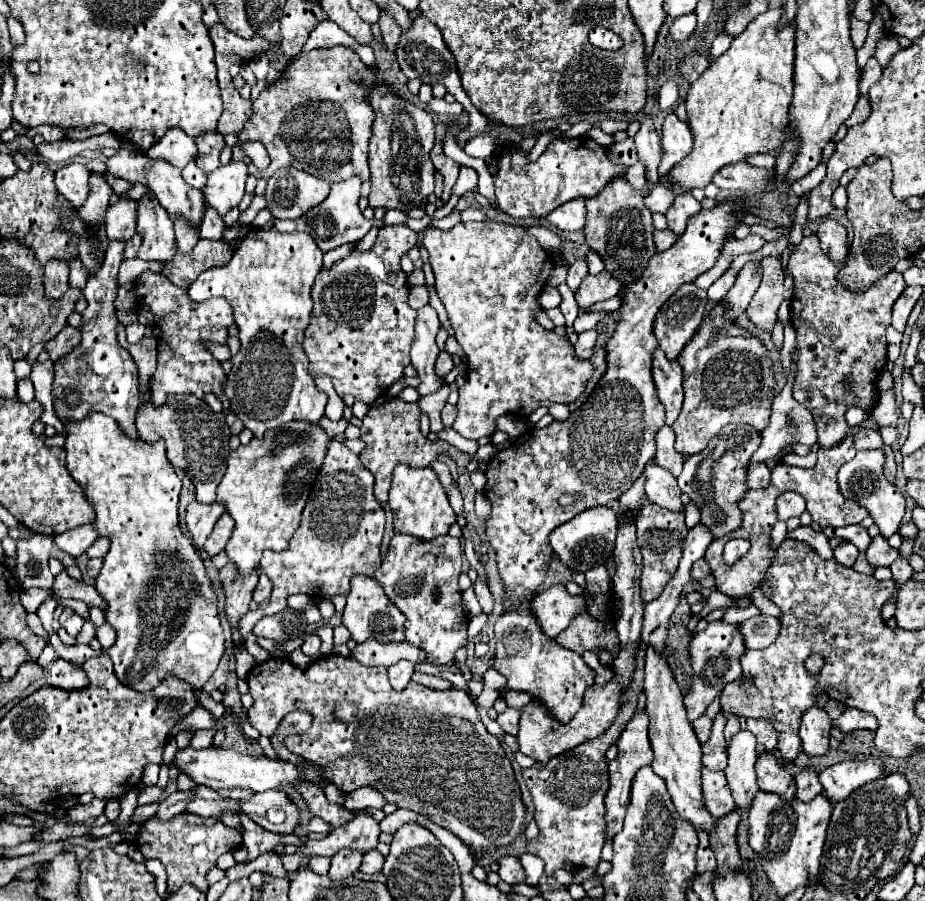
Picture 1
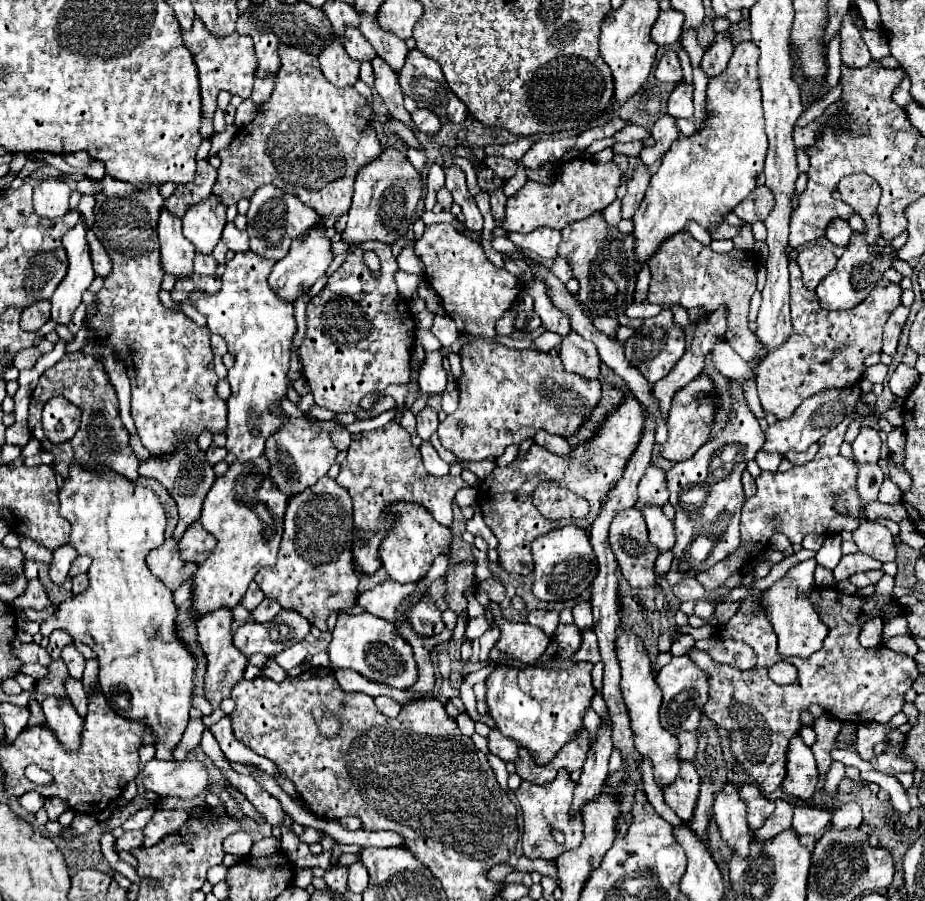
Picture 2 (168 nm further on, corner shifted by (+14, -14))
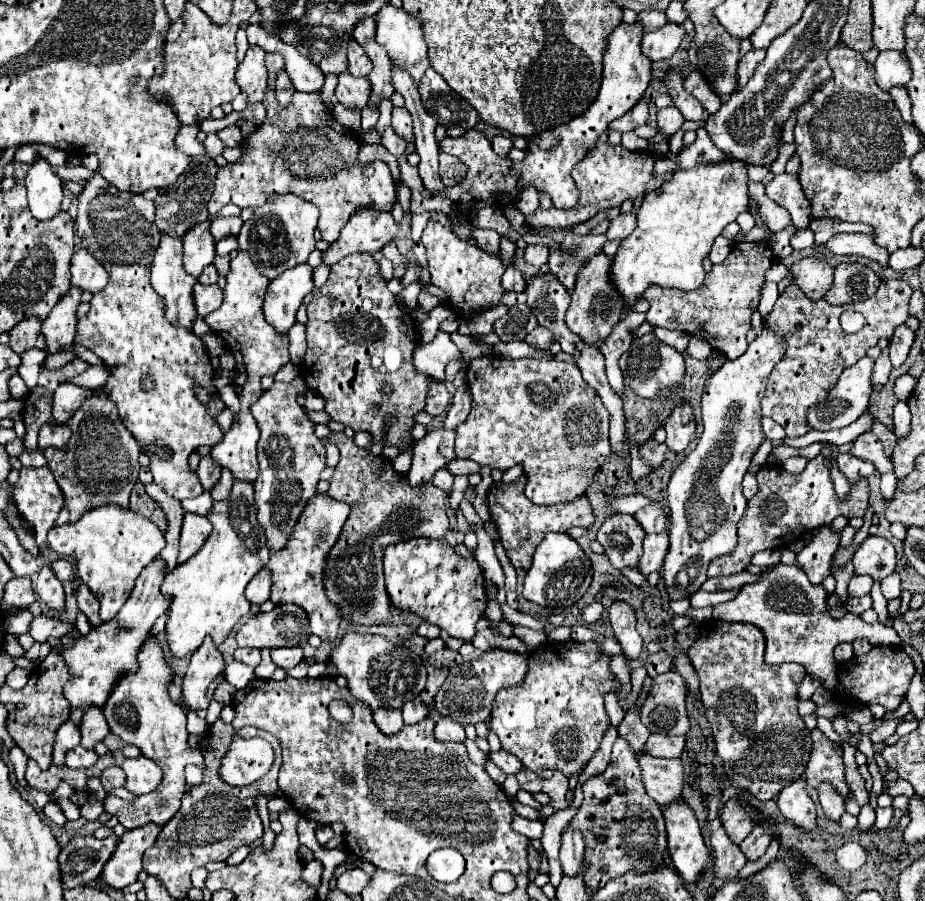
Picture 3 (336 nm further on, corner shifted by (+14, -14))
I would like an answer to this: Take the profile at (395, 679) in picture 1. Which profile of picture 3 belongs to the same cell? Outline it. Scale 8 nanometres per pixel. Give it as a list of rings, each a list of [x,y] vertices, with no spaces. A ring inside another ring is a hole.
[[[377,708],[373,712],[373,720],[375,720],[377,728],[381,728],[381,732],[387,736],[397,734],[403,728],[401,710],[397,710],[397,708]]]

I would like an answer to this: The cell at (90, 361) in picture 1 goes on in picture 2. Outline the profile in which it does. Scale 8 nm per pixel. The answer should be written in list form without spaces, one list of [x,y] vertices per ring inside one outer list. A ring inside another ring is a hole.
[[[69,352],[55,366],[51,366],[43,372],[37,388],[33,390],[33,398],[31,398],[31,406],[29,406],[29,430],[31,430],[31,436],[41,442],[41,448],[49,450],[53,454],[53,458],[55,458],[53,470],[57,474],[61,474],[63,478],[69,476],[69,466],[73,464],[73,460],[83,468],[95,470],[97,474],[117,472],[131,482],[135,482],[139,478],[139,474],[137,474],[139,460],[129,446],[129,432],[125,430],[123,422],[119,420],[115,388],[109,384],[109,376],[107,376],[103,364],[95,358],[87,358],[81,352]],[[47,378],[59,390],[47,390]],[[53,396],[67,398],[69,402],[79,406],[81,412],[83,412],[81,428],[77,430],[75,438],[69,440],[67,446],[51,444],[45,438],[43,428],[41,428],[41,410],[43,410],[45,402],[49,402]]]

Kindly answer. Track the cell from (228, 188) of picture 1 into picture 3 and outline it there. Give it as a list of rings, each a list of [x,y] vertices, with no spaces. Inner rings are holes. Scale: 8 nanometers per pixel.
[[[209,220],[199,222],[183,236],[183,264],[193,276],[199,276],[215,258],[215,240],[209,236]]]

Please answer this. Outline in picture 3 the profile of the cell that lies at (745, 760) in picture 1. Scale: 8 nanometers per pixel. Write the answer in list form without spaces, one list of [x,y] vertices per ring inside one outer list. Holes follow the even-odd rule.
[[[723,826],[711,832],[711,848],[713,848],[713,858],[715,858],[713,870],[715,870],[715,876],[721,880],[737,876],[739,870],[747,864],[745,854],[741,852],[739,844],[733,844],[733,840],[729,840],[729,834],[725,832]]]

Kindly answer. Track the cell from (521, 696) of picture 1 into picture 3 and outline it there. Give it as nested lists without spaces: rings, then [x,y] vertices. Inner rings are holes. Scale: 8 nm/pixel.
[[[609,726],[607,732],[605,732],[605,736],[603,736],[601,748],[595,752],[593,760],[589,760],[587,768],[583,770],[583,776],[578,780],[580,785],[583,785],[583,782],[585,782],[587,778],[591,778],[591,776],[595,776],[595,774],[601,774],[601,772],[607,768],[607,764],[609,764],[609,760],[611,760],[611,748],[613,748],[615,738],[617,738],[617,728],[615,728],[615,726]]]

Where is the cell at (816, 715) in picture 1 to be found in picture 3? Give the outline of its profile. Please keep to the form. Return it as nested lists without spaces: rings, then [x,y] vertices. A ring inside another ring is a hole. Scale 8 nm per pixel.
[[[803,776],[781,790],[777,804],[787,822],[803,826],[805,830],[815,828],[815,804],[807,792]]]

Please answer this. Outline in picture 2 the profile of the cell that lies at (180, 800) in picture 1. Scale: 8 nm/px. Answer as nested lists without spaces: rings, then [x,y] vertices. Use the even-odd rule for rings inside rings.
[[[131,830],[131,832],[125,832],[121,838],[115,840],[115,852],[123,852],[123,850],[133,850],[133,848],[139,848],[141,846],[141,830]]]

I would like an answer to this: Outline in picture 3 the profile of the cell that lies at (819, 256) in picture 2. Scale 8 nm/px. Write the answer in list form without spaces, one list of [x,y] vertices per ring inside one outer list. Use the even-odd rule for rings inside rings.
[[[807,256],[791,266],[795,284],[813,300],[825,296],[833,282],[833,266],[817,256]]]

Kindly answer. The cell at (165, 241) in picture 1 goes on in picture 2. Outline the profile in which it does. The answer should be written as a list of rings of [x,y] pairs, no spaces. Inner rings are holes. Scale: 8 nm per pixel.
[[[105,176],[101,180],[103,194],[95,194],[95,224],[93,232],[105,246],[113,270],[107,276],[103,288],[97,296],[97,310],[87,314],[87,324],[95,332],[101,346],[113,348],[115,356],[125,364],[127,376],[131,380],[131,416],[135,420],[141,444],[151,456],[163,458],[177,452],[185,440],[197,440],[201,432],[225,434],[227,430],[227,404],[217,396],[217,374],[213,370],[213,354],[209,346],[211,332],[197,326],[191,318],[179,312],[171,312],[159,300],[161,288],[161,268],[157,268],[157,222],[163,208],[163,196],[157,186],[137,188],[121,180]]]

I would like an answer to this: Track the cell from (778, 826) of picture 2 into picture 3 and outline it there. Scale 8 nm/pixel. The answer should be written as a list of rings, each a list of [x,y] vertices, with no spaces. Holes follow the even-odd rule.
[[[755,828],[741,844],[739,844],[739,848],[743,850],[743,854],[747,856],[747,860],[757,860],[759,856],[763,856],[765,854],[765,850],[767,850],[767,846],[771,844],[771,836],[769,836],[769,832],[765,832],[765,828]]]

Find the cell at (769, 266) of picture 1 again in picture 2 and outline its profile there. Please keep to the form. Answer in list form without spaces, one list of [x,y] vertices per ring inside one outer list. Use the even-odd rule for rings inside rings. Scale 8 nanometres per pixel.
[[[689,232],[677,234],[673,240],[665,240],[661,244],[661,252],[653,256],[647,264],[651,270],[651,288],[649,302],[651,304],[681,304],[685,308],[703,308],[705,314],[713,314],[715,310],[725,310],[727,316],[727,332],[725,342],[743,358],[757,358],[757,338],[749,330],[749,302],[757,284],[757,262],[755,252],[747,250],[731,250],[727,254],[713,254],[709,246],[703,248]]]

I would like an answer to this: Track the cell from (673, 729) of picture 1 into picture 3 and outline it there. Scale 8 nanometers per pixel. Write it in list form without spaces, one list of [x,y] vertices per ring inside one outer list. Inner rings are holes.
[[[615,602],[609,608],[609,620],[613,626],[615,638],[623,648],[623,654],[629,660],[637,660],[643,650],[643,638],[637,632],[637,618],[633,608],[625,602]]]

